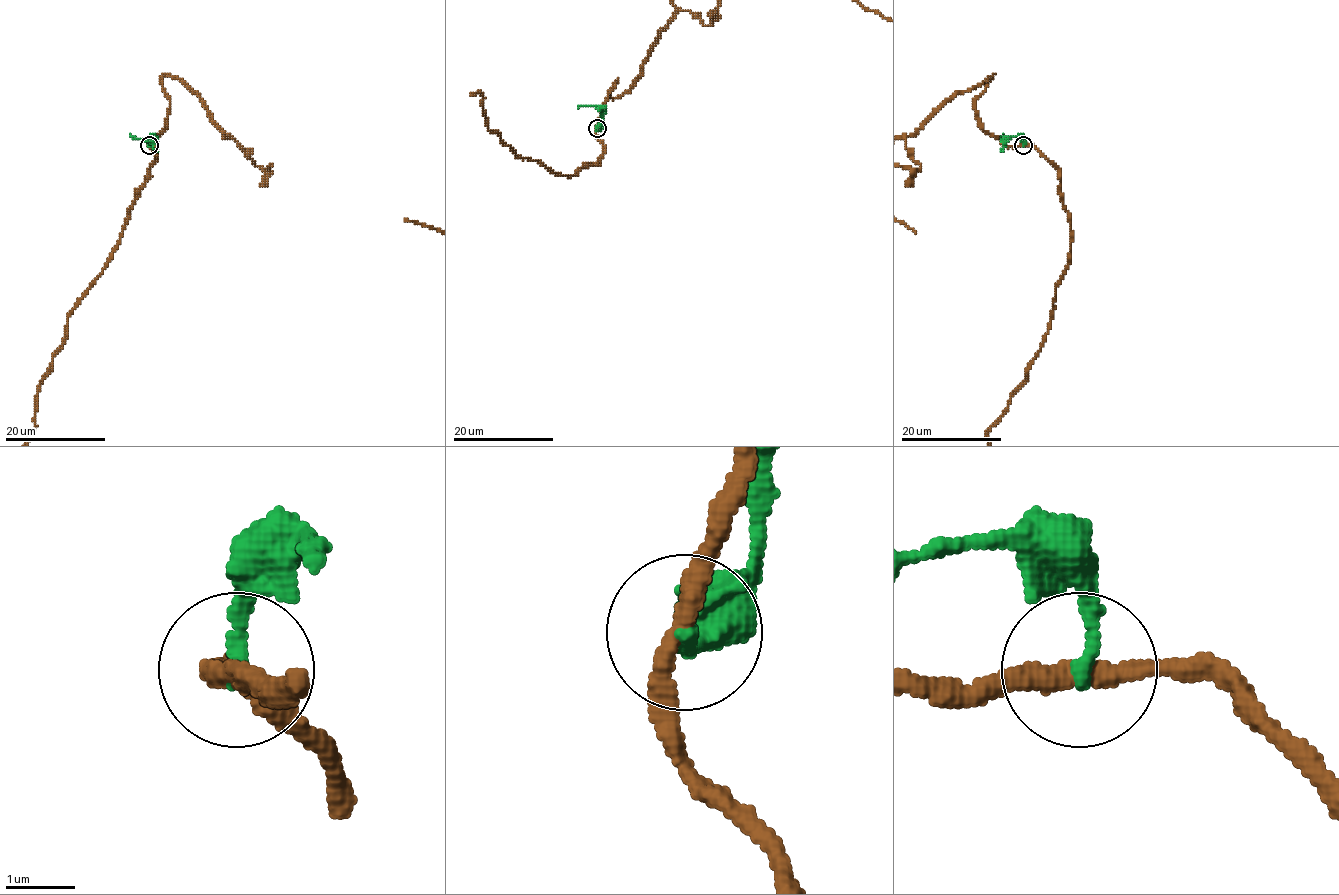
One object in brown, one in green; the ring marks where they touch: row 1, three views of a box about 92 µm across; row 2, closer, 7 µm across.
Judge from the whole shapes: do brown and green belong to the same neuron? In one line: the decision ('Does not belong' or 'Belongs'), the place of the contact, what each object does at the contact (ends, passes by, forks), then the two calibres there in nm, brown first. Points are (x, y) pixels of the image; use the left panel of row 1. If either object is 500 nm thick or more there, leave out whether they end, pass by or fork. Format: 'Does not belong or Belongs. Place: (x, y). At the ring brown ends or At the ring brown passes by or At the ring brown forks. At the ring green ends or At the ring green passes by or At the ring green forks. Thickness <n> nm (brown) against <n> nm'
Does not belong. Place: (149, 145). At the ring brown passes by. At the ring green ends. Thickness 300 nm (brown) against 240 nm

